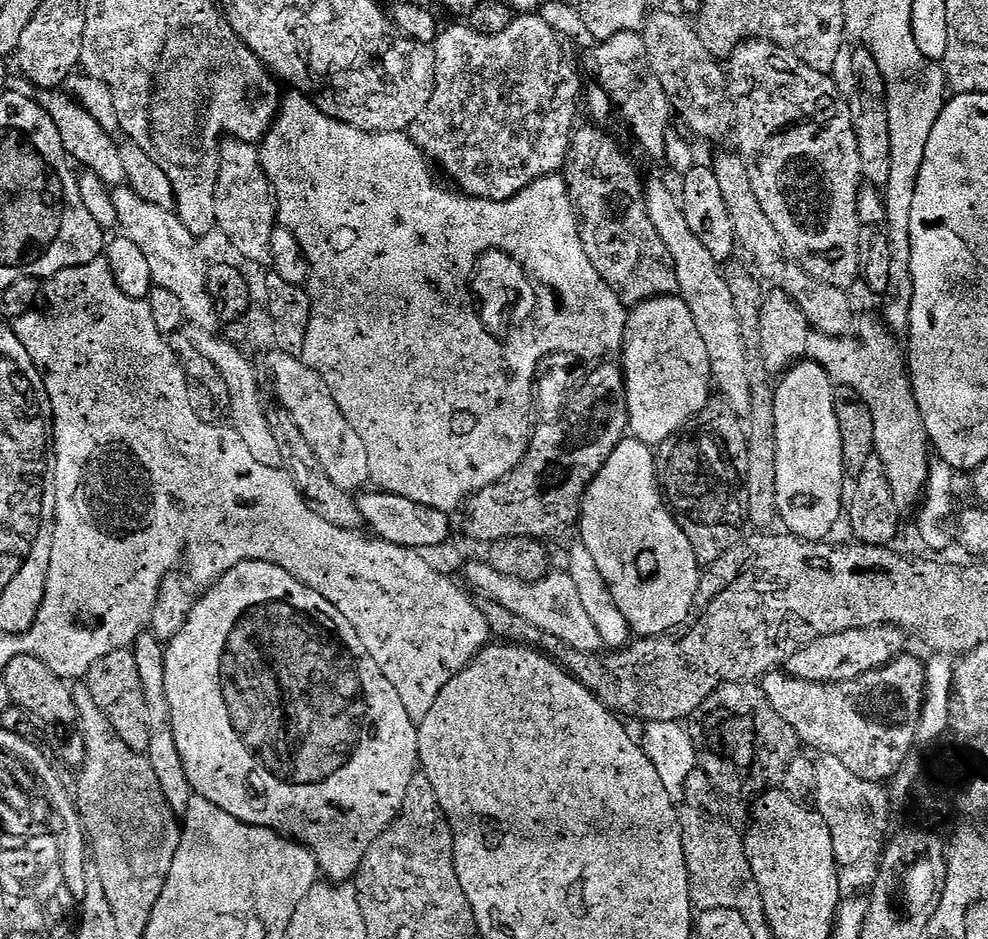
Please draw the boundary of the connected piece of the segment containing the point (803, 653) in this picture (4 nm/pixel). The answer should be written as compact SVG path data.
M895 624L882 626L866 626L858 630L842 630L842 634L826 634L826 638L818 638L818 642L810 642L798 654L794 654L786 663L786 671L793 680L818 682L819 684L837 684L850 682L870 670L878 670L886 666L905 651L904 629Z

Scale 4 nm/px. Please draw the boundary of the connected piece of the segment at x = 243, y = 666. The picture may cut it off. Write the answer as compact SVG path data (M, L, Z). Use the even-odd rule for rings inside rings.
M242 562L234 566L211 585L212 588L204 597L197 599L192 605L189 617L176 637L167 641L164 649L165 684L162 693L168 699L168 712L172 715L172 740L176 743L176 752L184 763L184 776L188 779L191 791L195 795L206 798L206 802L214 802L218 810L226 810L234 818L247 824L273 827L272 816L284 816L283 835L303 844L310 849L316 860L317 869L324 872L329 881L348 882L360 869L366 850L377 838L396 821L402 806L406 802L406 790L410 786L410 778L418 775L420 768L420 747L417 721L406 714L406 706L402 706L402 698L398 698L398 690L386 679L386 674L378 670L378 662L370 658L366 646L362 646L362 638L358 638L358 630L346 622L338 610L322 594L310 590L298 578L286 574L282 566L274 566L270 562Z

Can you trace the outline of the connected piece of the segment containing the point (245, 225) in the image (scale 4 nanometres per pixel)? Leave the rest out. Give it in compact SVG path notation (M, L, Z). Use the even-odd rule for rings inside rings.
M235 138L219 141L214 214L217 229L221 233L224 231L225 238L242 259L252 264L271 265L270 234L274 234L278 227L276 197L264 172L256 144L247 144Z

